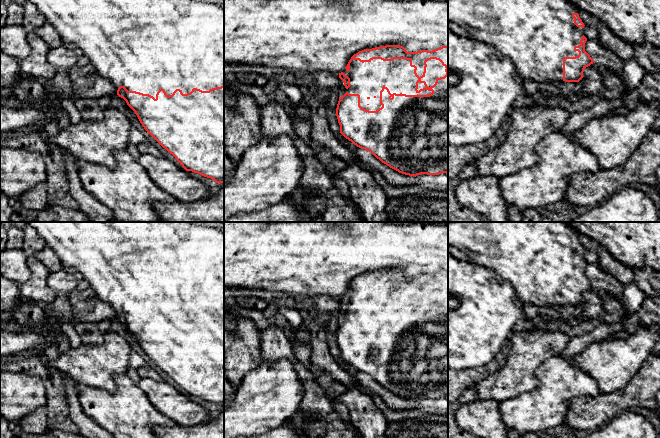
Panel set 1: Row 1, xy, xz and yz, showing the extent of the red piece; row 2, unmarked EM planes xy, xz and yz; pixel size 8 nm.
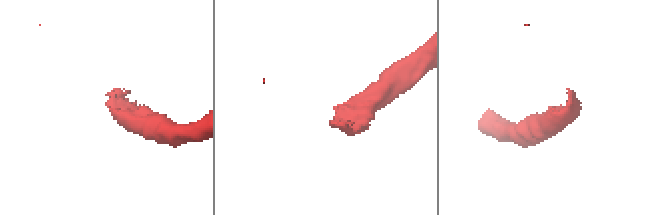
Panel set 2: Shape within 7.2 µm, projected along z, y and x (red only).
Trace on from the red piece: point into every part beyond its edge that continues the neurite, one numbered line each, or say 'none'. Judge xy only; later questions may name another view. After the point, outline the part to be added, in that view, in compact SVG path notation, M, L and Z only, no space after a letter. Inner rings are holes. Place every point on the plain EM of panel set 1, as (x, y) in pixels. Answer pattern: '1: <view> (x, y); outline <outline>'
1: xy (146, 268); outline M28 222L41 236L46 245L53 249L58 255L63 268L71 269L79 272L83 279L86 280L90 287L95 291L96 295L104 302L108 303L115 311L116 314L120 310L124 310L128 315L136 315L143 318L149 318L156 323L156 318L160 313L164 313L166 318L172 319L176 313L180 313L183 318L190 317L193 312L200 313L202 315L209 315L212 312L224 310L224 232L213 227L203 227L201 225L195 225L192 222Z

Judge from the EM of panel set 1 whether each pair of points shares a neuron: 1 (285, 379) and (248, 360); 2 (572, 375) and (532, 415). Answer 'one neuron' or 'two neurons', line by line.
1: two neurons
2: one neuron

